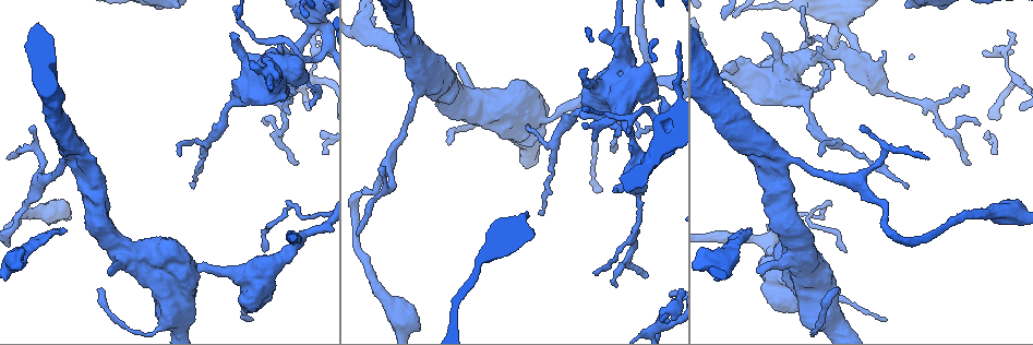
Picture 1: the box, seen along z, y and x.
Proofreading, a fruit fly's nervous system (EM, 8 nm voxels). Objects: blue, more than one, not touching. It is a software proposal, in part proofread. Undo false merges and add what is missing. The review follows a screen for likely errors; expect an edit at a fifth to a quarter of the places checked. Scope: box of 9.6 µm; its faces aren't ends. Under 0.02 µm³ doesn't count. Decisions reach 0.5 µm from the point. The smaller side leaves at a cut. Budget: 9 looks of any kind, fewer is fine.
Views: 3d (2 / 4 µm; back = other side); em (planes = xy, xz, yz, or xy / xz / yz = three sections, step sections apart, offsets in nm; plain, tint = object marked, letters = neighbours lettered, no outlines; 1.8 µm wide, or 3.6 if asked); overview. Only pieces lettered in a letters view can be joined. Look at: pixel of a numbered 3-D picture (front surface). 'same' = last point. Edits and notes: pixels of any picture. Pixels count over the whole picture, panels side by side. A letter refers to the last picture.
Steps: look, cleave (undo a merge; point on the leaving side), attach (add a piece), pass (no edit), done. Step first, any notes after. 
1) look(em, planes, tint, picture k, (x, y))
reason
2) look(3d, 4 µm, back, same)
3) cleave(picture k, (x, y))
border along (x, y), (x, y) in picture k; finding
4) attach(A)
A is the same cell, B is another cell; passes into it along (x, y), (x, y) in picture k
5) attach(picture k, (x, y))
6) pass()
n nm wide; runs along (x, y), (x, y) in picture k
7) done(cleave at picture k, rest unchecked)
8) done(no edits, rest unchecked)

look(3d, 2 µm, picture 1, (34, 126))

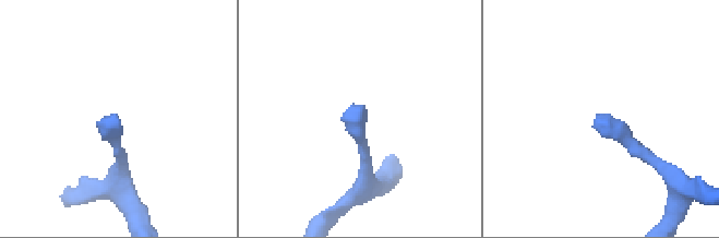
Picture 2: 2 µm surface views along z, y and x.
look(em, yz, step 4, tint, picture 2, (113, 115))
now the EM

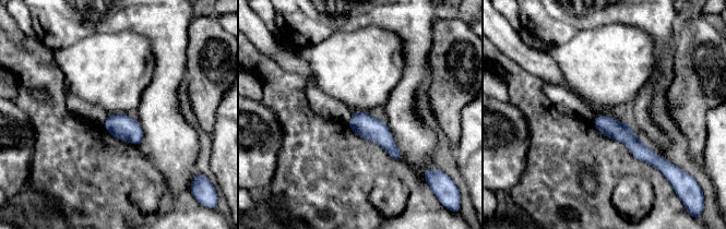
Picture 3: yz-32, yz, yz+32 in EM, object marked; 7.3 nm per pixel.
look(em, planes, letters, same)
cut it another way

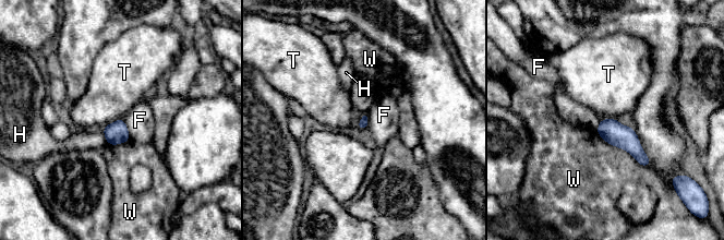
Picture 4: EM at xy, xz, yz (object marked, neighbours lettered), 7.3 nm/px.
pass()
F, H, T and W are other cells; no lettered piece goes on from it

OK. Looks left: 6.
look(em, 3.6 µm, planes, letters, picture 1, (647, 277))
tapers out

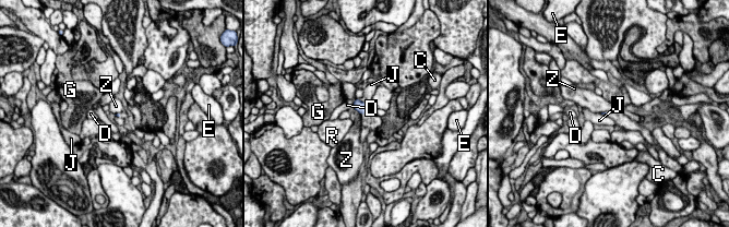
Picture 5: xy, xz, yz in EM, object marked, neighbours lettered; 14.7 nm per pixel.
pass()
C, D, E, G, J, R and Z are other cells; none of them fits

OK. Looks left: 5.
look(3d, 2 µm, back, picture 1, (324, 21))
sharp bend

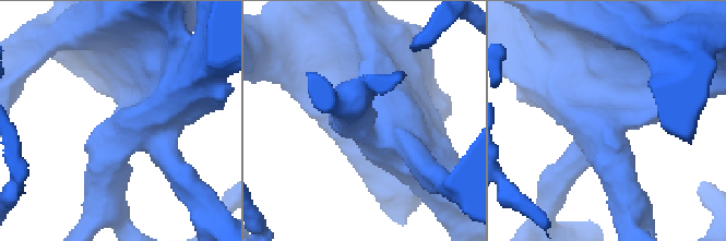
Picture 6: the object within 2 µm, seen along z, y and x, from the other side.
look(em, planes, plain, picture 6, (129, 128))

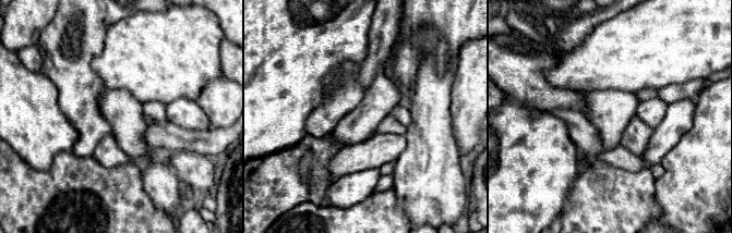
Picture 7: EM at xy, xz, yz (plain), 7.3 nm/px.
look(em, planes, letters, same)

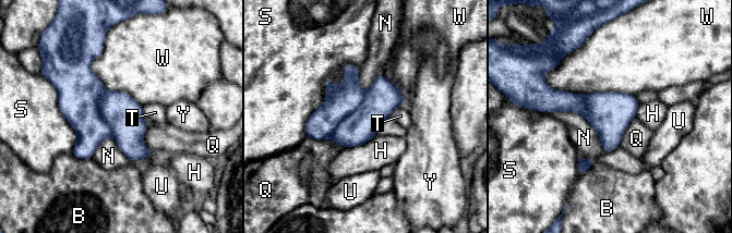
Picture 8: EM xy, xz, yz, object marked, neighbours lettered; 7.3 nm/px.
cleave(picture 8, (343, 99))
B, H, N, Q, S, T, U, W and Y are other cells; border along (366, 92), (362, 101), (328, 136) in picture 8; two neurons meet here

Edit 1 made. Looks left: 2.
look(3d, 4 µm, picture 1, (67, 232))
free end

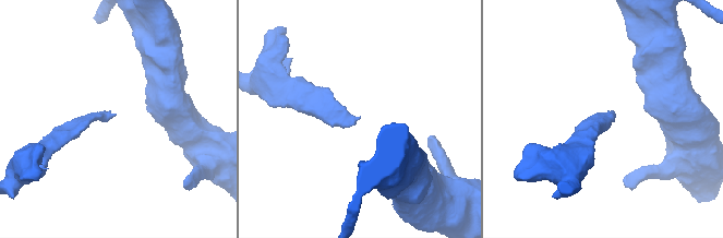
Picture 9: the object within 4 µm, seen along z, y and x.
look(em, 3.6 µm, planes, letters, picture 9, (359, 117))

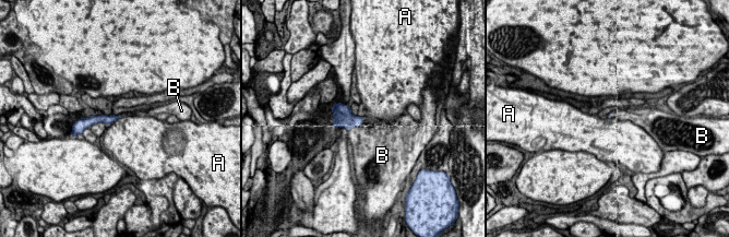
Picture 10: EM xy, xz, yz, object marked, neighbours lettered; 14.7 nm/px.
attach(B)
B is the same cell, A is another cell; it goes on there

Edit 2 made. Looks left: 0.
done(cleave at picture 8, attach at picture 10, rest unchecked)

